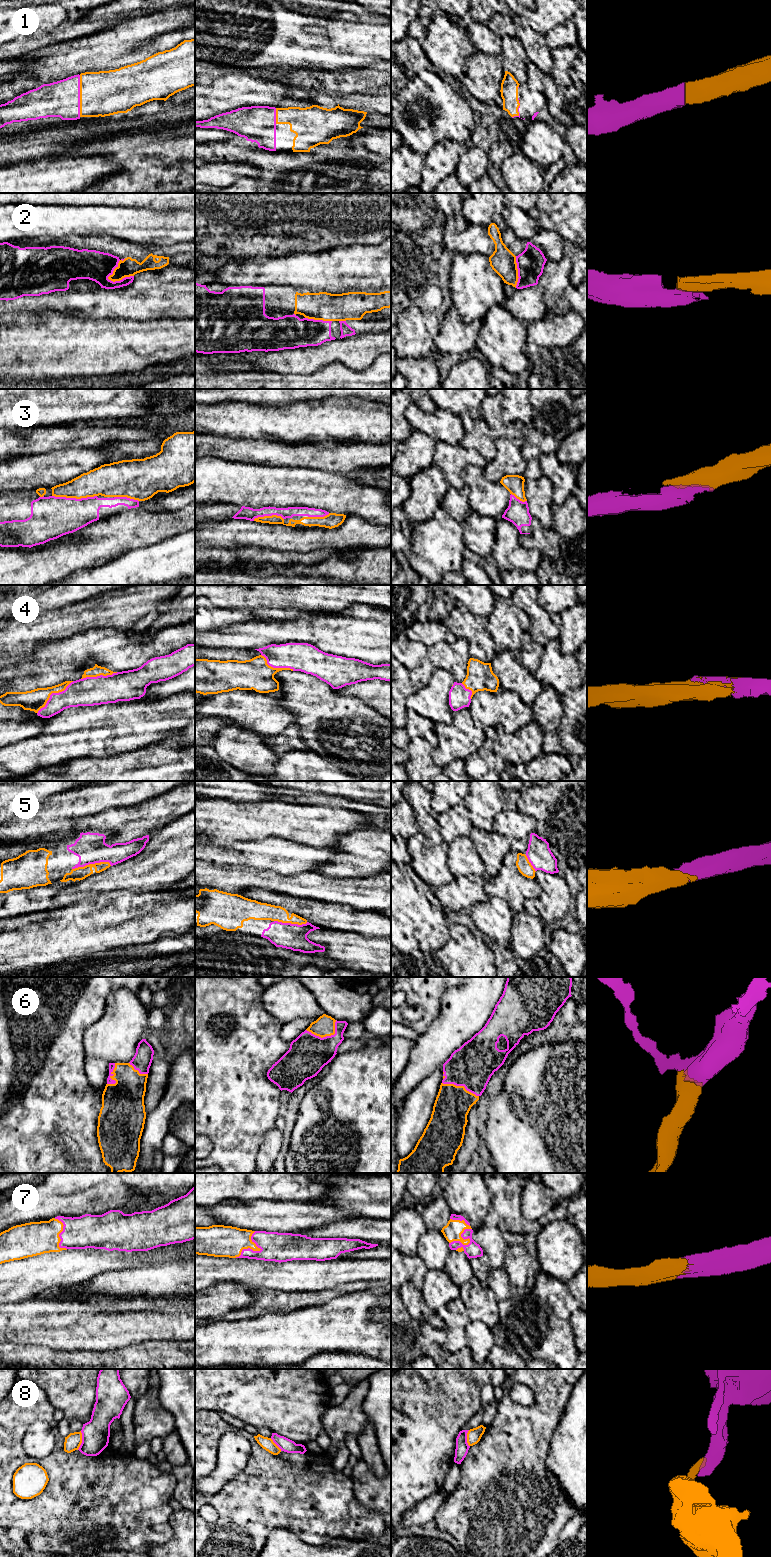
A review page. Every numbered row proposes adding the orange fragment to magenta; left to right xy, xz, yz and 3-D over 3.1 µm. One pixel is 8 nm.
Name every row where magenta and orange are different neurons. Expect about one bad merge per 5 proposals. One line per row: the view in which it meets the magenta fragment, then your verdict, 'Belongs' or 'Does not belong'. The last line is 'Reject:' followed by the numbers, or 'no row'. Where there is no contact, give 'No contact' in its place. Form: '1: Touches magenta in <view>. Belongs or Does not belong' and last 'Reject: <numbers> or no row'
1: Touches magenta in xy. Belongs
2: Touches magenta in xy. Belongs
3: Touches magenta in xy. Belongs
4: Touches magenta in xy. Belongs
5: Touches magenta in xy. Belongs
6: Touches magenta in xz. Belongs
7: Touches magenta in yz. Belongs
8: Touches magenta in xy. Does not belong
Reject: 8

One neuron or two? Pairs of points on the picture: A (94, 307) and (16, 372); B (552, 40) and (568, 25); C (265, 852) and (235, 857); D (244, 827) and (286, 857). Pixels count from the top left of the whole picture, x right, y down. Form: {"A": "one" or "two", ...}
{"A": "two", "B": "one", "C": "one", "D": "two"}

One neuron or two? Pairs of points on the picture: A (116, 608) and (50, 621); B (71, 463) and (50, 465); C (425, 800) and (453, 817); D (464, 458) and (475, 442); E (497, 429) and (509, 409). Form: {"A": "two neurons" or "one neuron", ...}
{"A": "one neuron", "B": "one neuron", "C": "two neurons", "D": "two neurons", "E": "two neurons"}

